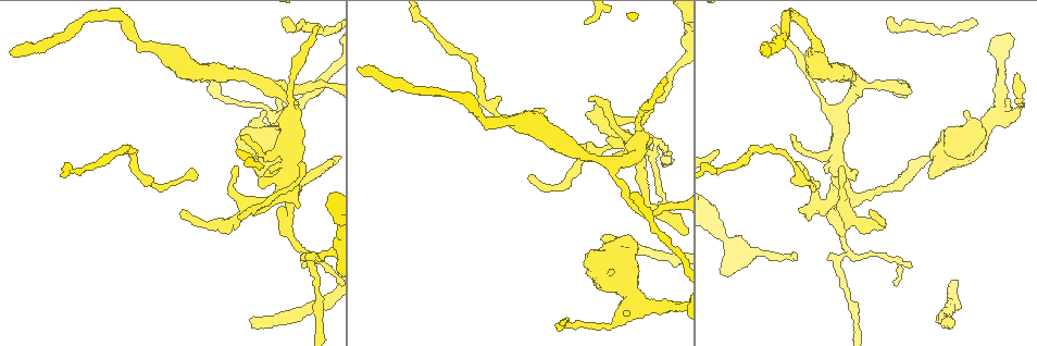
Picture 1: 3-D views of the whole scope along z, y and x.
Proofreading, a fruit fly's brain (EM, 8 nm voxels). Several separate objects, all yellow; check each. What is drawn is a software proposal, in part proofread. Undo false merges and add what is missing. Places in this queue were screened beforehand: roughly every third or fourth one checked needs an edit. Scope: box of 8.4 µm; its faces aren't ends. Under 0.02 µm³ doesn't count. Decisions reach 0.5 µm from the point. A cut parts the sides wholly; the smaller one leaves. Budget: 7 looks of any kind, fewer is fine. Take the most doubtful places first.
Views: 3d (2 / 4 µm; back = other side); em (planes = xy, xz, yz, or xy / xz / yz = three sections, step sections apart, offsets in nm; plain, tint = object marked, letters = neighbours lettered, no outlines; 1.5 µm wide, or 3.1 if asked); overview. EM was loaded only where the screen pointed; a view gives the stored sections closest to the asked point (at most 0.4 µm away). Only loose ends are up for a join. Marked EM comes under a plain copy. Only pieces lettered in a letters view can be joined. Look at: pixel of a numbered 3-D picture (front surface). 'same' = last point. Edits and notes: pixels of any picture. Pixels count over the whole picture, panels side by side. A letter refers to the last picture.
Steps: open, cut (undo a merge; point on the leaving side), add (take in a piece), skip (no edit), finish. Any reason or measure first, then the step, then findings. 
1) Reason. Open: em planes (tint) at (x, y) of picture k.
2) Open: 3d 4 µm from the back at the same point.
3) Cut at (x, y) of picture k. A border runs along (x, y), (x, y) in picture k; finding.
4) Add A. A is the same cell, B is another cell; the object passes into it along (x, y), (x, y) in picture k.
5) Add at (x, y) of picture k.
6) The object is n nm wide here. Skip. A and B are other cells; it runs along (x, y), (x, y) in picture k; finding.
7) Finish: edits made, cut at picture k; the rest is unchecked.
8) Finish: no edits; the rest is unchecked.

Branch stops here. Open: em yz step 8 (letters) at (951, 326) of picture 1.

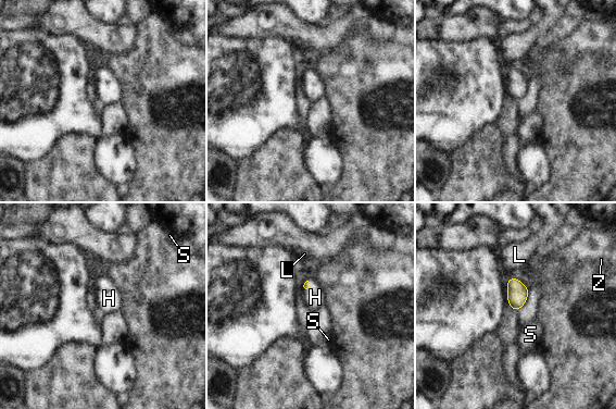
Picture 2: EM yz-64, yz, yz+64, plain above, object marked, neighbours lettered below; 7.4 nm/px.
Another direction. Open: em planes (letters) at the same point.

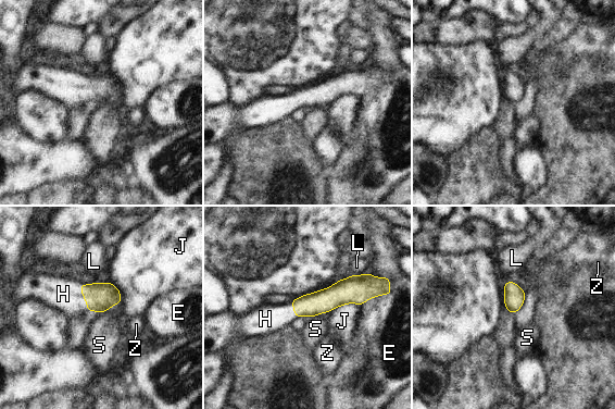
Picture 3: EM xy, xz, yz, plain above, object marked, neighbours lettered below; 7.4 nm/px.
The longest contact is with J, 240 nm. Add H. H is the same cell, E, J, L, S and Z are other cells; the object passes into it along (99, 297), (83, 296), (63, 294) in picture 3; it goes on there.

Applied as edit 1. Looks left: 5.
Redraw. Open: overview.

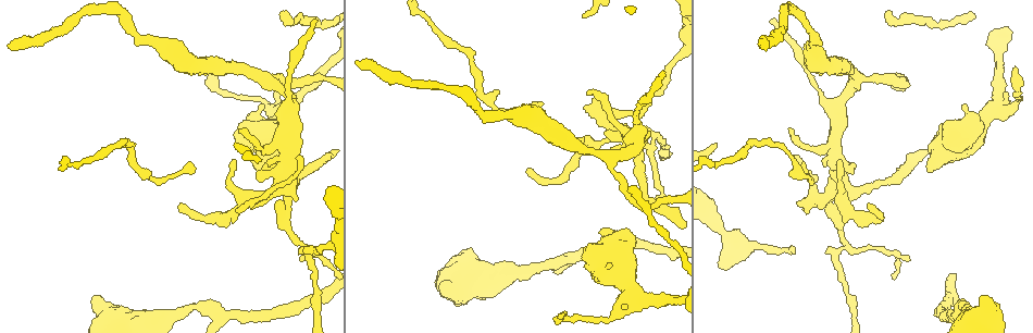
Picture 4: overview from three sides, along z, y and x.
Thick turns thin. Open: 3d 4 µm at (845, 247) of picture 4.

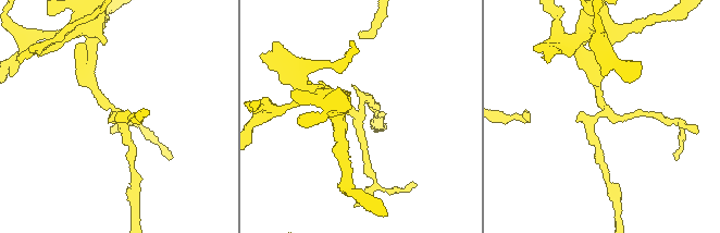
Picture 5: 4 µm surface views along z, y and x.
Now the EM. Open: em xz step 8 (letters) at (359, 114) of picture 5.

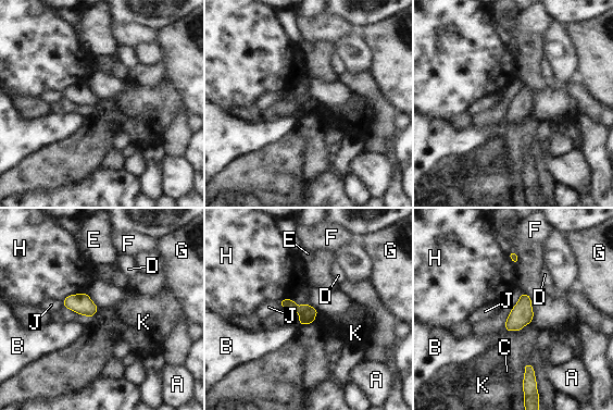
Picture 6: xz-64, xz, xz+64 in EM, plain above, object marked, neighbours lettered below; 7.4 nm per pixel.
Cut at (308, 318) of picture 6. A, B, C, D, E, F, G, H, J and K are other cells; a border runs along (309, 306), (300, 317) in picture 6; two cells meet here.

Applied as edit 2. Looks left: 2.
Finish: edits made, add at picture 3, cut at picture 6; the rest is unchecked.

